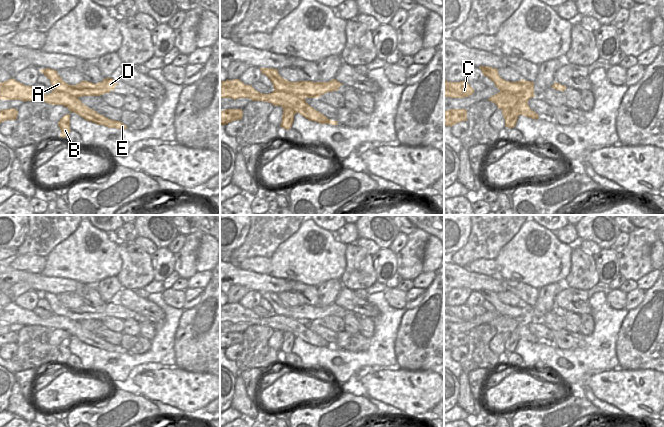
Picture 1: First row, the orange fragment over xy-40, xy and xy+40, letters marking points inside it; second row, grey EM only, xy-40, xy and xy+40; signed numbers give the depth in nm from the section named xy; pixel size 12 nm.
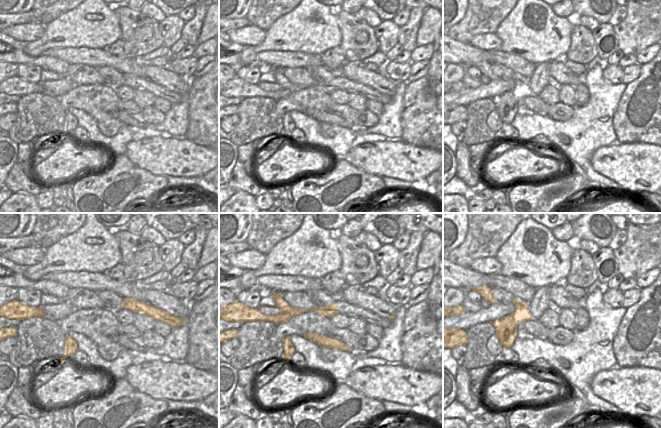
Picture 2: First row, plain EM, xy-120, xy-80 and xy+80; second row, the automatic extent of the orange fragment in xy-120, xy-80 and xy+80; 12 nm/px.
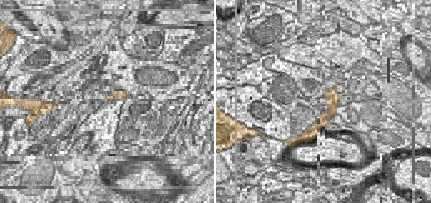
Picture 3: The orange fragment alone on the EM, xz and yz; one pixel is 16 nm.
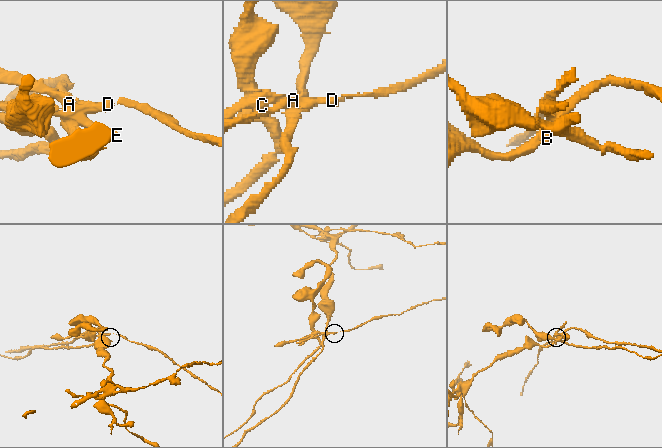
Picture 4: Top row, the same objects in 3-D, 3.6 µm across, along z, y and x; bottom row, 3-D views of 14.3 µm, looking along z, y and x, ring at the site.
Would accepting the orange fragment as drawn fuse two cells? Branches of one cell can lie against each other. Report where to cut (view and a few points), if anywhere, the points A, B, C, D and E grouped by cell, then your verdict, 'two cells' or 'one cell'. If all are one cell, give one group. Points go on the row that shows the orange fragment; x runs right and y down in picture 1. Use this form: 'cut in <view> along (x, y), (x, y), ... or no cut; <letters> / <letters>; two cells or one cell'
cut in xy along (274, 89), (304, 98); A D / B C E; two cells

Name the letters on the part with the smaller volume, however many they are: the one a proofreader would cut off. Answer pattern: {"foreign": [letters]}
{"foreign": ["A", "D"]}

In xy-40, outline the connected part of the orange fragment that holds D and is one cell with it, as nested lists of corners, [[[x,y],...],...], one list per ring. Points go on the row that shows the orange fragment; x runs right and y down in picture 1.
[[[46,68],[40,71],[50,80],[53,90],[65,92],[76,97],[101,96],[105,93],[110,93],[111,90],[115,90],[115,86],[118,85],[112,78],[105,78],[102,82],[96,84],[83,80],[76,85],[70,85],[62,80],[56,70]]]

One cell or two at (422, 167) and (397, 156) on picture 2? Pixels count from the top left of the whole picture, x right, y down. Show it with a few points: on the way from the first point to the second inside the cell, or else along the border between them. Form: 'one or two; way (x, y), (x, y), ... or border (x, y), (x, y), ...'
one; way (416, 164), (403, 161)

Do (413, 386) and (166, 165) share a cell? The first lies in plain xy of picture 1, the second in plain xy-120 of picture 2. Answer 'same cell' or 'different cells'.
same cell

